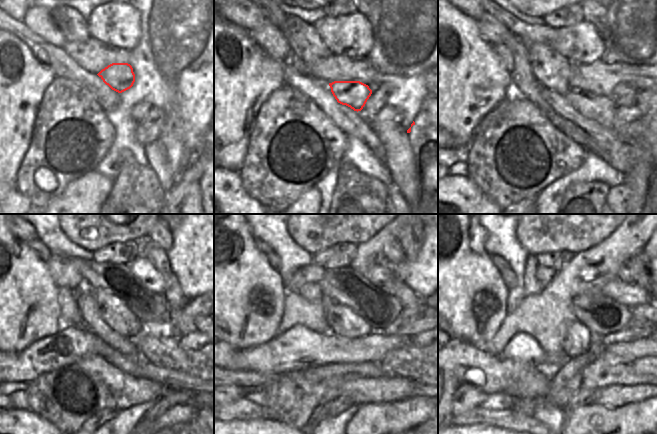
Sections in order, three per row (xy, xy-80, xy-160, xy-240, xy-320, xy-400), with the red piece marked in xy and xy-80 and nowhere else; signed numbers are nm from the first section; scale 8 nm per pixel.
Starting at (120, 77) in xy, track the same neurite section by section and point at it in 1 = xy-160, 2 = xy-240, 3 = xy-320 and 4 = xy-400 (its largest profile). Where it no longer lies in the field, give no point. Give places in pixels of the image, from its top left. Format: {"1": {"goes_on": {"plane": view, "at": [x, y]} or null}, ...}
{"1": {"goes_on": {"plane": "xy-160", "at": [600, 109]}}, "2": {"goes_on": {"plane": "xy-240", "at": [162, 351]}}, "3": {"goes_on": {"plane": "xy-320", "at": [417, 364]}}, "4": {"goes_on": {"plane": "xy-400", "at": [641, 367]}}}

